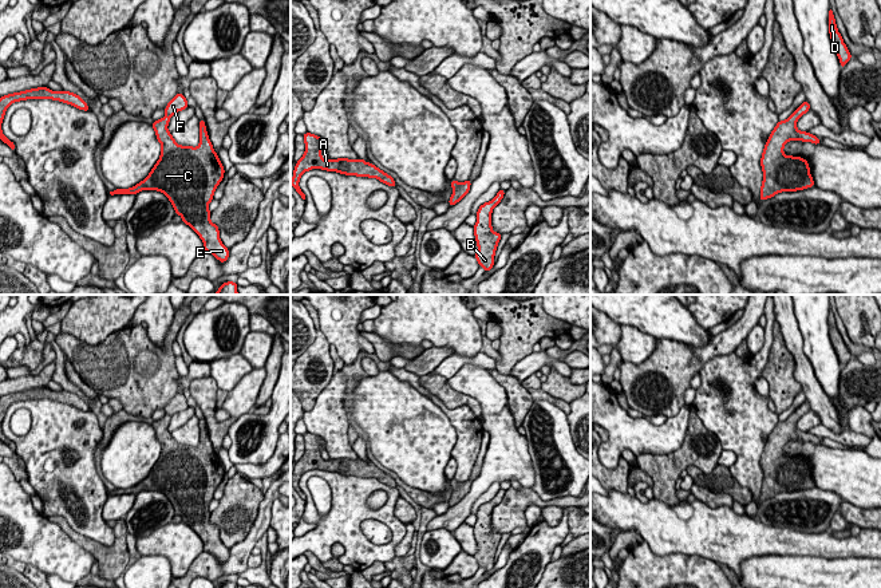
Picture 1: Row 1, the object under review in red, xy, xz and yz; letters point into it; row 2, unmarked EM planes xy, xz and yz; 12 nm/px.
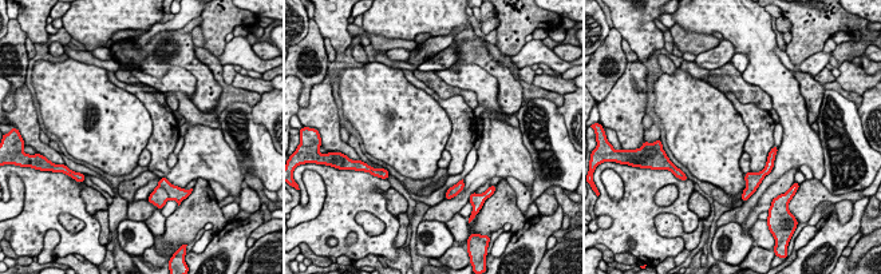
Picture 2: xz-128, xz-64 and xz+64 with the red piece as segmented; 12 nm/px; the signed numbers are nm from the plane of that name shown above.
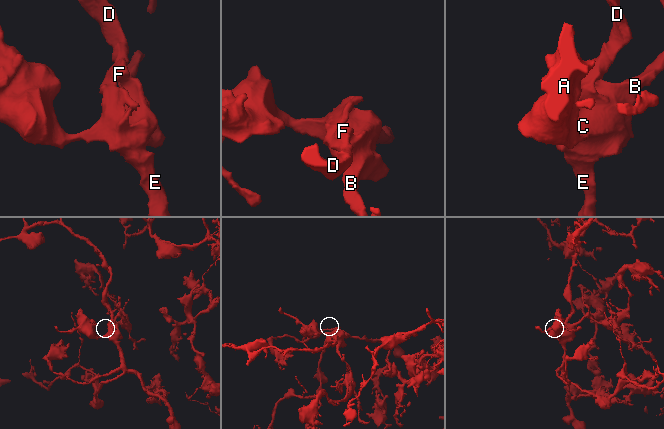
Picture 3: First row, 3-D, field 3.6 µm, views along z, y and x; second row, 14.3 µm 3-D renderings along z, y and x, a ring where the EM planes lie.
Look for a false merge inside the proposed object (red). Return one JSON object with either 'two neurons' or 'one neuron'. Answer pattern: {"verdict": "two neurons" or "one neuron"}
{"verdict": "one neuron"}

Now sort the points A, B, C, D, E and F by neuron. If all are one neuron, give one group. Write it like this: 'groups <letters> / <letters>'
groups A B C D E F

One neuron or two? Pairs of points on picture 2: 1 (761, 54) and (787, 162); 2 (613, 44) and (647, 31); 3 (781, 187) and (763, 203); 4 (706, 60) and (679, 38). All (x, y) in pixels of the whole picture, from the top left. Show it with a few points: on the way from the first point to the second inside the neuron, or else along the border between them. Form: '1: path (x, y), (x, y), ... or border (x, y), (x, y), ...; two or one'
1: path (777, 80), (783, 88), (791, 110), (791, 135); one
2: border (613, 27), (623, 38); two
3: path (777, 189), (766, 199); one
4: border (721, 40), (716, 46), (695, 55); two

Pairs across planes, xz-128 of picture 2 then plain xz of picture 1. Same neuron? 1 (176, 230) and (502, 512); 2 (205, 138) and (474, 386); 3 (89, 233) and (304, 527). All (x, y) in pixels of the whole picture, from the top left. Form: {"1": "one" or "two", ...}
{"1": "one", "2": "one", "3": "two"}

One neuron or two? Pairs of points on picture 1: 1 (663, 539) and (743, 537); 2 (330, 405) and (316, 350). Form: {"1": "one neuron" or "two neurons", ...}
{"1": "one neuron", "2": "two neurons"}

